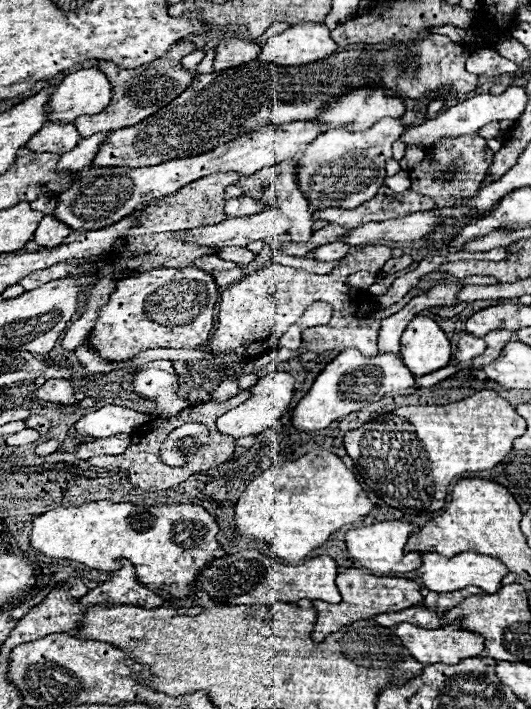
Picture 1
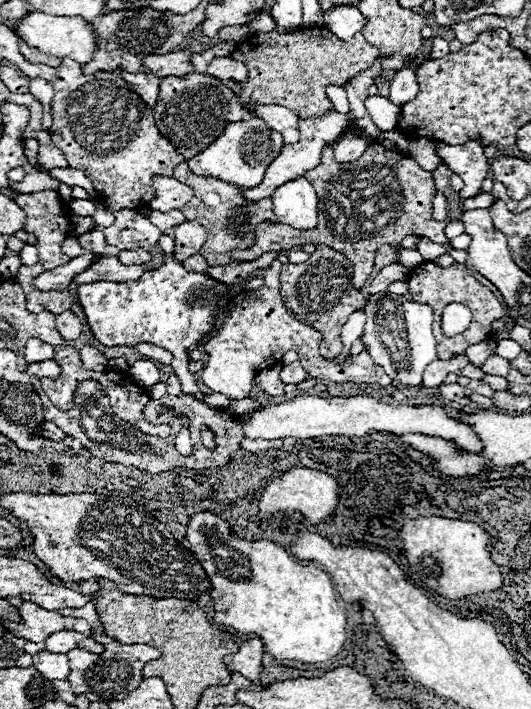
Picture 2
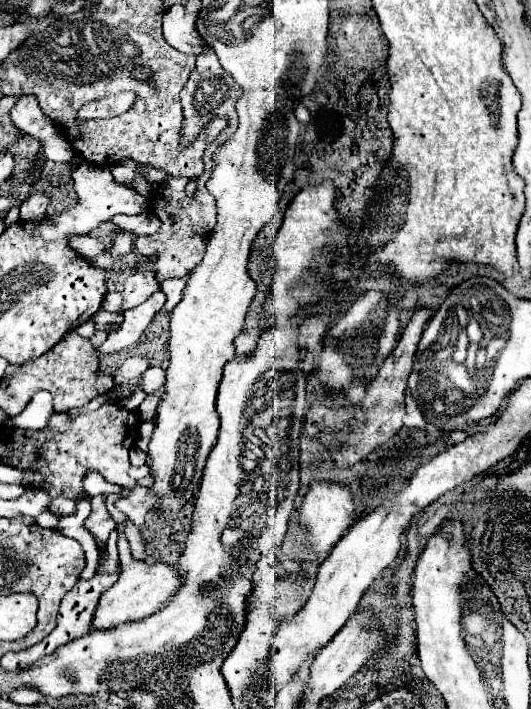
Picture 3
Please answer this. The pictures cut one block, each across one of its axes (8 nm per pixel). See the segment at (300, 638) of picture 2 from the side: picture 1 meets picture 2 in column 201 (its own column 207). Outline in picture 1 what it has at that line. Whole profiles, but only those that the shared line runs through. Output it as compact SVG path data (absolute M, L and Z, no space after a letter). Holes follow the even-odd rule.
M98 500L34 516L30 546L50 558L76 560L104 572L118 570L118 558L126 558L136 566L142 584L166 590L174 598L186 598L194 590L192 582L196 574L224 554L216 542L216 534L218 526L214 518L196 504L136 506L130 502L114 504Z

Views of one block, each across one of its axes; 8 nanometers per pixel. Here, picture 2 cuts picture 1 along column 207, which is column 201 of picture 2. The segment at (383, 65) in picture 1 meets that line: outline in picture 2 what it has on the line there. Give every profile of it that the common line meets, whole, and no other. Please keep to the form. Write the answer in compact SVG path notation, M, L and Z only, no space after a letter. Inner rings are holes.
M186 74L168 76L160 82L160 98L154 106L154 118L160 134L164 134L172 146L188 160L208 148L230 122L244 120L244 108L238 96L224 86L218 78L208 74Z

